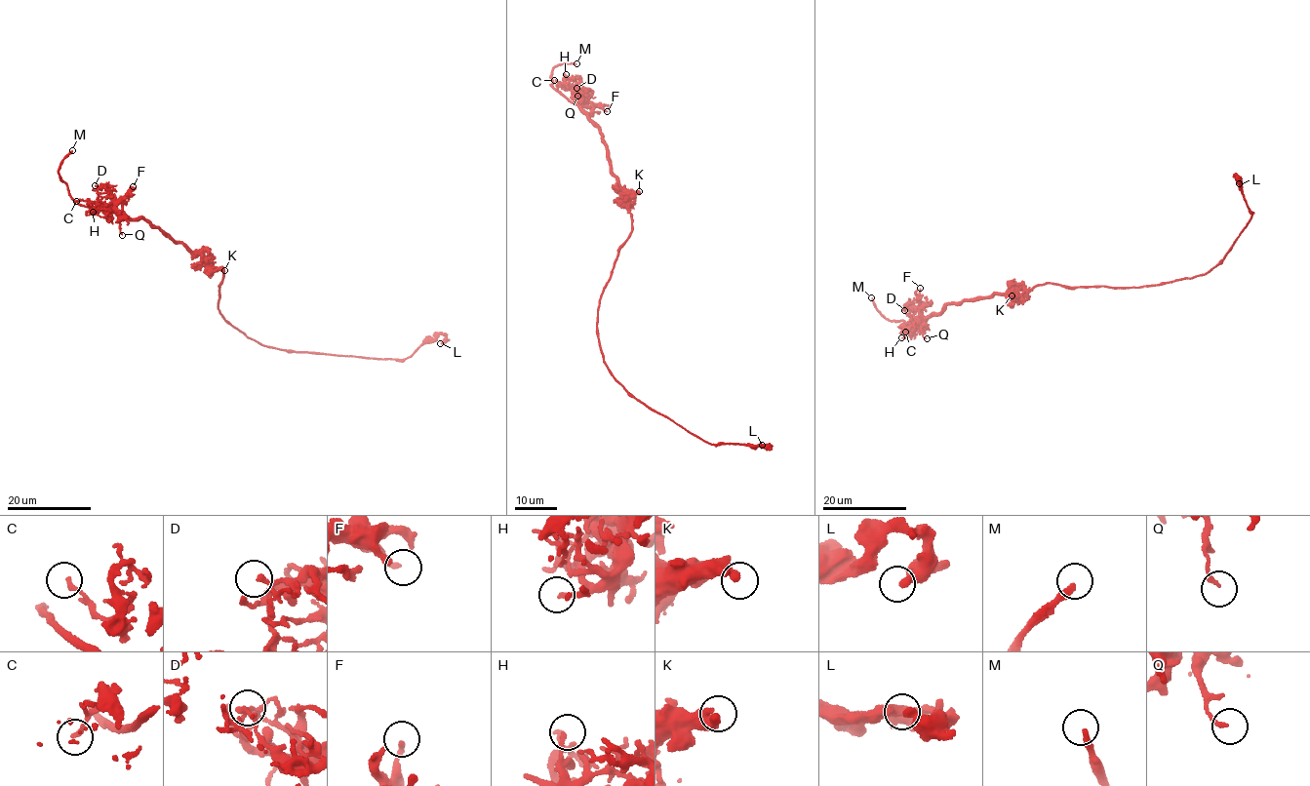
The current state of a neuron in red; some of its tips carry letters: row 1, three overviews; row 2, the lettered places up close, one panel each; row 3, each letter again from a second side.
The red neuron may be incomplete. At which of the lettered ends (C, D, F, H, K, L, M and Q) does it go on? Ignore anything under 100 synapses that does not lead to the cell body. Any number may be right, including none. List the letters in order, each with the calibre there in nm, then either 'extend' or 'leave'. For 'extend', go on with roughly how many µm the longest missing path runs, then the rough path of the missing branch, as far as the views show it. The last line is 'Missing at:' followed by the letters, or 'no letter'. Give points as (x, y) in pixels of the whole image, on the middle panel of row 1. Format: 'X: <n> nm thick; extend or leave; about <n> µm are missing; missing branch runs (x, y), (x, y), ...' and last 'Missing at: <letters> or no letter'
C: 170 nm thick; leave
D: 150 nm thick; leave
F: 200 nm thick; leave
H: 140 nm thick; leave
K: 400 nm thick; leave
L: 360 nm thick; leave
M: 280 nm thick; extend; about 60 µm are missing; missing branch runs (576, 63), (611, 67), (632, 76), (645, 74), (660, 81), (684, 64), (691, 65), (684, 57), (688, 57)
Q: 160 nm thick; leave
Missing at: M

